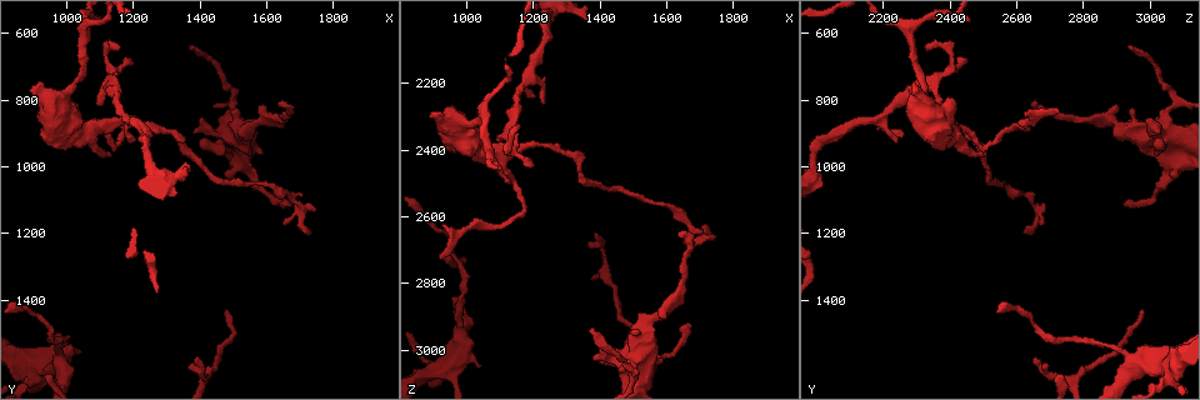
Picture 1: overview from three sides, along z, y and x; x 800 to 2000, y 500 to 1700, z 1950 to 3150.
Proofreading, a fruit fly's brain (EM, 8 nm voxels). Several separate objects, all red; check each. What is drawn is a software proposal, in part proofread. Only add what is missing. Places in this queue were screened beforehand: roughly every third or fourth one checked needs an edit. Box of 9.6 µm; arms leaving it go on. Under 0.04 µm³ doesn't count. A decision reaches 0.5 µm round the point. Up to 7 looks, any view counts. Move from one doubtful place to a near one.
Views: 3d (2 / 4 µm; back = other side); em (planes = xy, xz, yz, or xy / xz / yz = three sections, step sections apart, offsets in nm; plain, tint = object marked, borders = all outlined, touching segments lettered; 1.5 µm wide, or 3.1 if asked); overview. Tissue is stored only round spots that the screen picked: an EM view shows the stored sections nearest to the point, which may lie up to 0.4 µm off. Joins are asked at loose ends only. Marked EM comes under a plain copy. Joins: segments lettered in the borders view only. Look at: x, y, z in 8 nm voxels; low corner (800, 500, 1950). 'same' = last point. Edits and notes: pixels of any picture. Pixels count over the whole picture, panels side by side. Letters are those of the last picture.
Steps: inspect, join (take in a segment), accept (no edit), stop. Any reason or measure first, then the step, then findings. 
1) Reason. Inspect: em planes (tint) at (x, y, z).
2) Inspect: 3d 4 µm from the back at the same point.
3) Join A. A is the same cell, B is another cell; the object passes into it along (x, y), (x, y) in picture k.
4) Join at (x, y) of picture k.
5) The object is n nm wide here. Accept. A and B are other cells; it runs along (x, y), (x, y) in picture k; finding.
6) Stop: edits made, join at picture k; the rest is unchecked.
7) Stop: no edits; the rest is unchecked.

Branch stops here. Inspect: em planes (tint) at (1040, 1560, 3060).

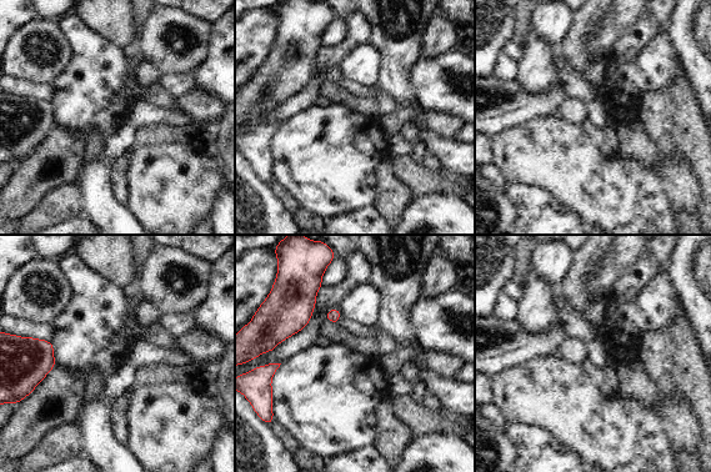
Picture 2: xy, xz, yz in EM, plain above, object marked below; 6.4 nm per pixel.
See the neighbours. Inspect: em planes (borders) at the same point.

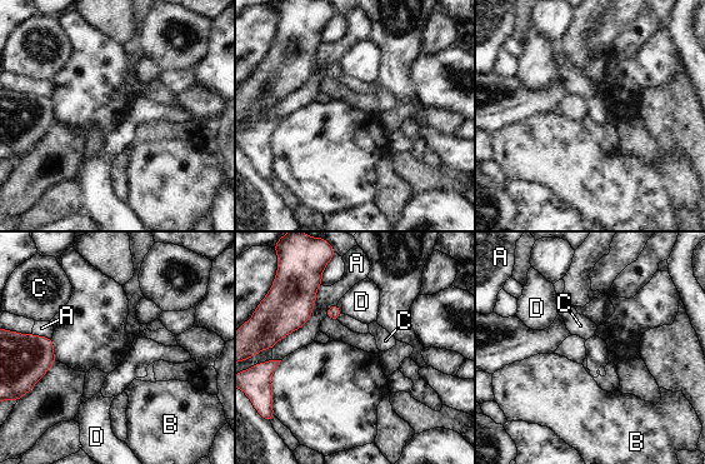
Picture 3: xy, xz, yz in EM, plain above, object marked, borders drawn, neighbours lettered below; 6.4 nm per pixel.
Accept. A, B, C and D are other cells; a border runs along (338, 304), (341, 312) in picture 3; none of them fits.

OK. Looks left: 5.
An open end. Inspect: em xz step 8 (borders) at (1640, 810, 2660).

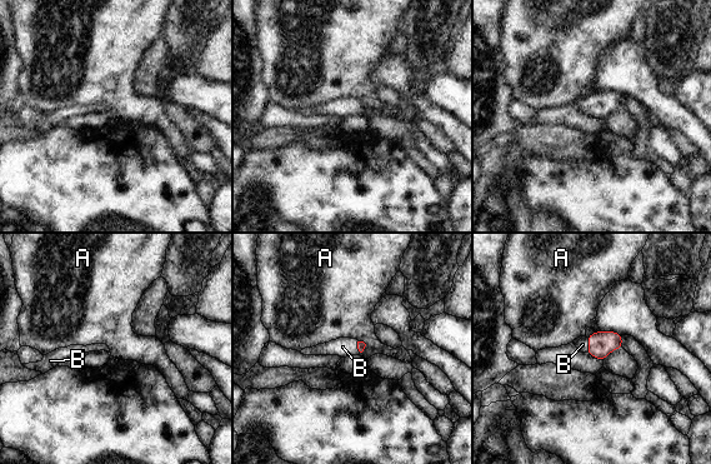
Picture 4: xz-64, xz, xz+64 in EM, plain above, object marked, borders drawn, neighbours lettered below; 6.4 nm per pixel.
Another direction. Inspect: em planes (borders) at the same point.

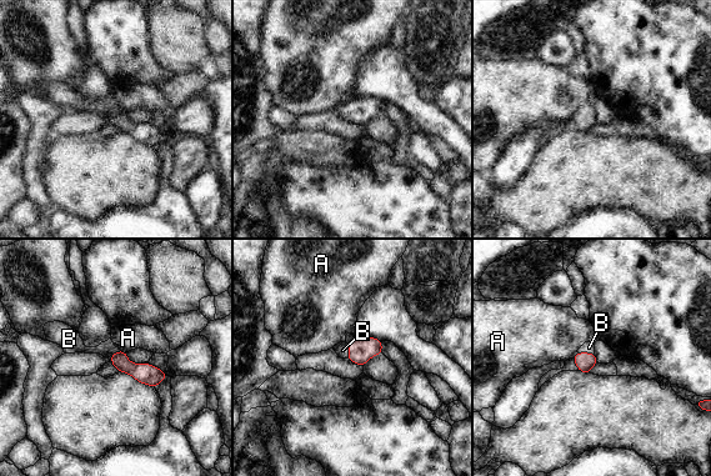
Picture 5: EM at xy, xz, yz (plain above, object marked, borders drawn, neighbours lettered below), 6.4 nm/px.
Join B. B is the same cell, A is another cell; the neuron continues.

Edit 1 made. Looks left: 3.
Inspect: overview.

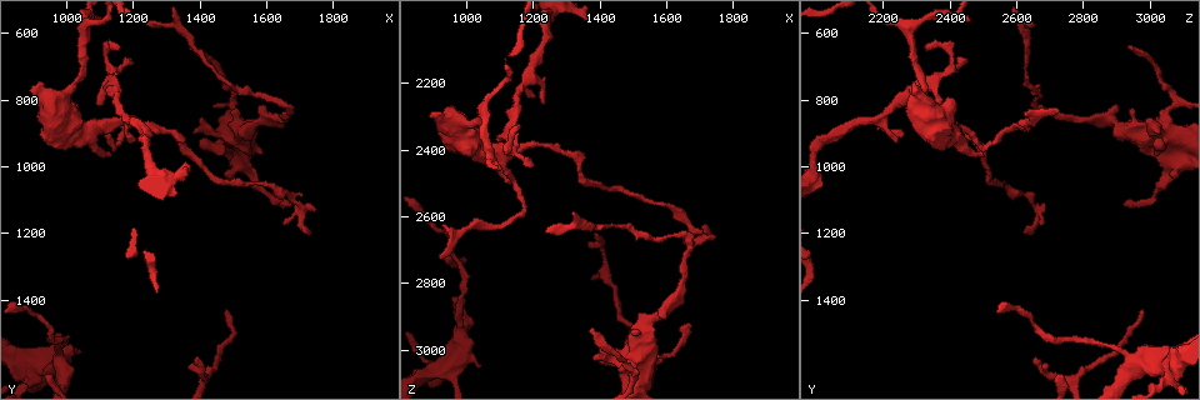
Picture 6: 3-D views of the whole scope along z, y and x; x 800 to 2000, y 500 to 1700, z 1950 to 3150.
An open end. Inspect: em planes (borders) at (1130, 970, 2490).

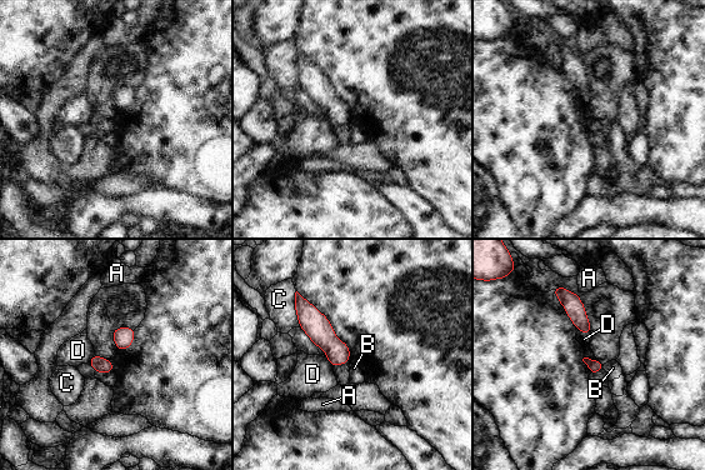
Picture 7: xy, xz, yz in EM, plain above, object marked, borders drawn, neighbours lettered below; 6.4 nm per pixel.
Accept. A, B, C and D are other cells; it runs along (300, 300), (309, 318), (344, 360) in picture 7; no lettered segment goes on from it.

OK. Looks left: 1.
Stop: edits made, join at picture 5; the rest is unchecked.

